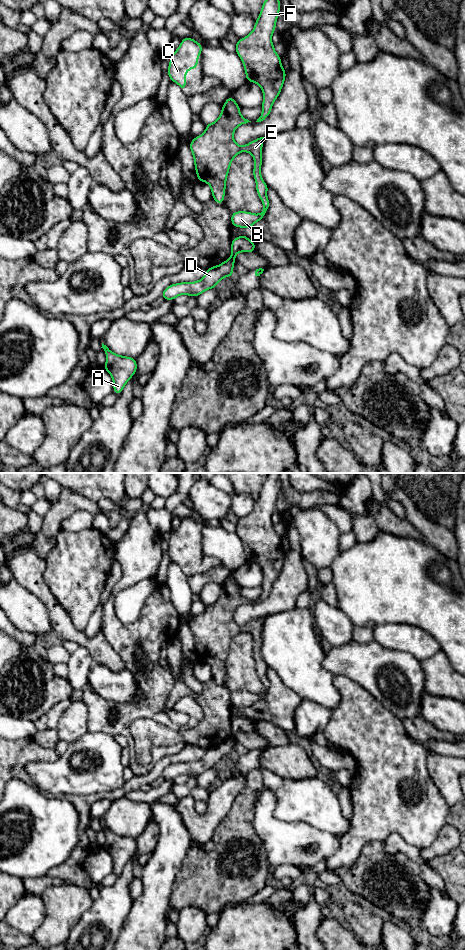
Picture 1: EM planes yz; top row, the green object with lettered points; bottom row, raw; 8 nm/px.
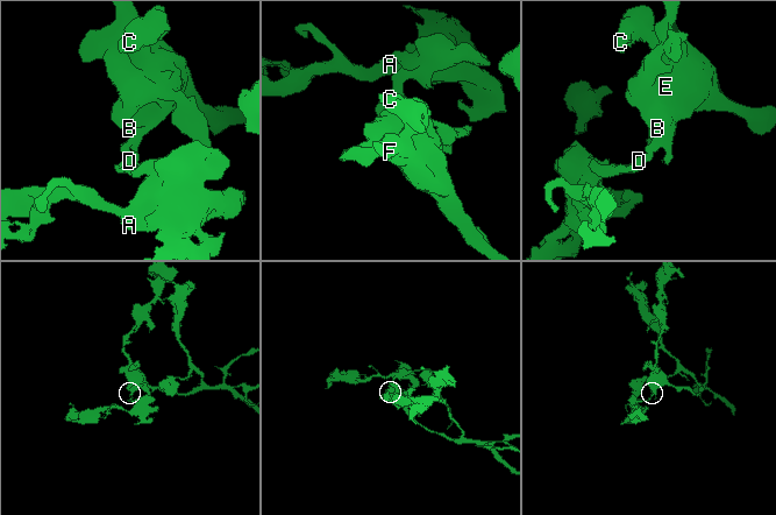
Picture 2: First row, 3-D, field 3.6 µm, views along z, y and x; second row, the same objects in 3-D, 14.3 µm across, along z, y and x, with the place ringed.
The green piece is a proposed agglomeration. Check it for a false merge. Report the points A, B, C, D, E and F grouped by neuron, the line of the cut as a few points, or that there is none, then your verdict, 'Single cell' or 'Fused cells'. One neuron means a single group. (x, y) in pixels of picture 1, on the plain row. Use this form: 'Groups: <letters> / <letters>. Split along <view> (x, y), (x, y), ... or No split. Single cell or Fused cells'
Groups: A D / B C E F. Split along yz (229, 737), (234, 739). Fused cells

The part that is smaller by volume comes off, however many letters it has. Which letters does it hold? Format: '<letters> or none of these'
A, D

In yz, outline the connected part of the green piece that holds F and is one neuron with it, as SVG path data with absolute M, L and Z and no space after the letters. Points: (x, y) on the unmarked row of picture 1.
M269 473L262 484L254 509L235 524L235 532L244 545L247 562L258 564L263 572L262 593L256 602L261 602L270 595L287 554L272 523L280 490L279 474Z

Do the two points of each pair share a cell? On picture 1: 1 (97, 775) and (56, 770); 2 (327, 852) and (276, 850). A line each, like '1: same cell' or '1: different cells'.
1: same cell
2: same cell

